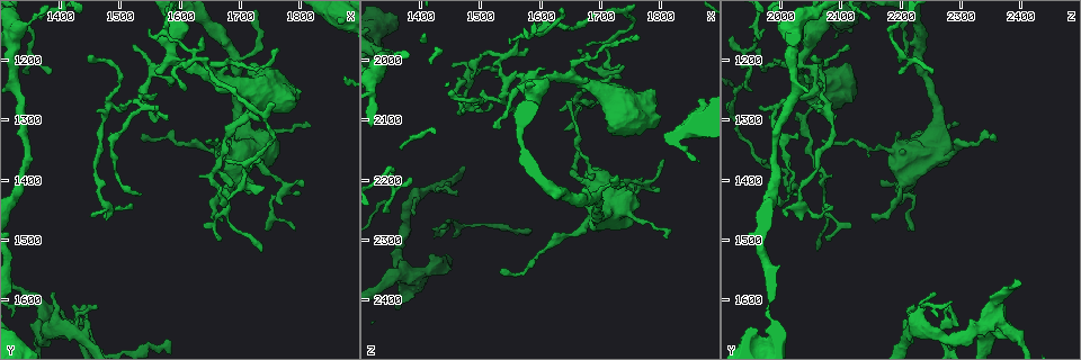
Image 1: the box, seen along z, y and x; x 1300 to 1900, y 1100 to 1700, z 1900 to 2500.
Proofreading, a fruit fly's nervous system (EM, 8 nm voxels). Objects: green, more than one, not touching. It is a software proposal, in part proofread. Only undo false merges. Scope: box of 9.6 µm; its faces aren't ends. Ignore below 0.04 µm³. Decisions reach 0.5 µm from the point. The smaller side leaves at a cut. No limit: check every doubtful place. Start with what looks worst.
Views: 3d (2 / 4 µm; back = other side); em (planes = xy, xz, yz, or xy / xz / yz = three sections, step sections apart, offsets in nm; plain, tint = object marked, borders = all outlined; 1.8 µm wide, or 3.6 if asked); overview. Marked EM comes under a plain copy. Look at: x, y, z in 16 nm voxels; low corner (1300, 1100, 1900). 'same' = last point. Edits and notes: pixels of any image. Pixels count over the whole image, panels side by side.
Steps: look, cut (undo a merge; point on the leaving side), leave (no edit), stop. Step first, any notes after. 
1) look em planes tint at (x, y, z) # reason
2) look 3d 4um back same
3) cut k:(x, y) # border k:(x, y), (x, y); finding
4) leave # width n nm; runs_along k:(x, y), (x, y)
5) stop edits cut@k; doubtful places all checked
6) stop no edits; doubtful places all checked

look 3d 4um at (1380, 1625, 2360) # calibre changes

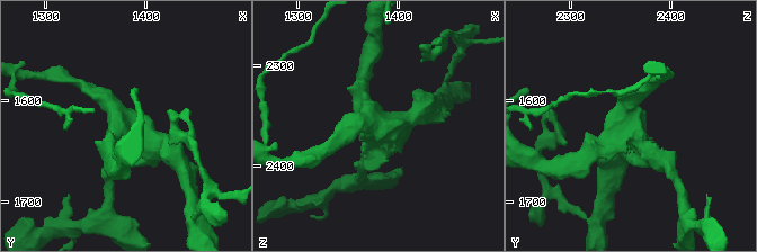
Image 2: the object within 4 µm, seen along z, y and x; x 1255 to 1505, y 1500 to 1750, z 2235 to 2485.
look em planes tint at (1378, 1626, 2362) # arms 4

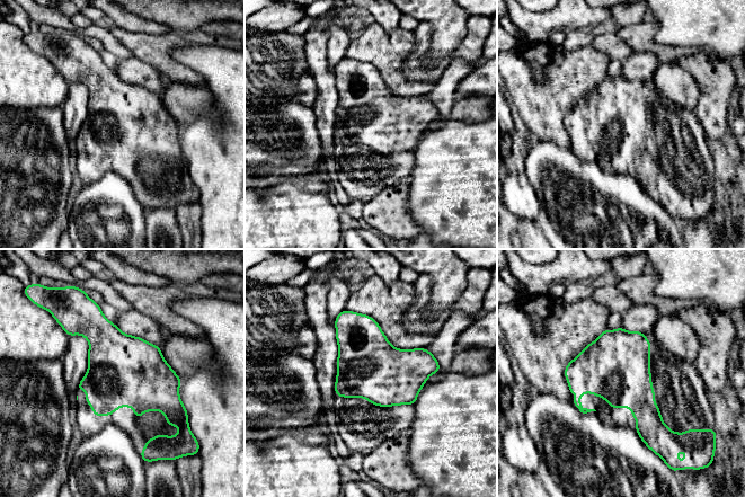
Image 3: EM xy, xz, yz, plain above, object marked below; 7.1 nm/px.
leave # one neuron here

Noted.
look 3d 4um back at (1715, 1385, 2000) # abrupt turn

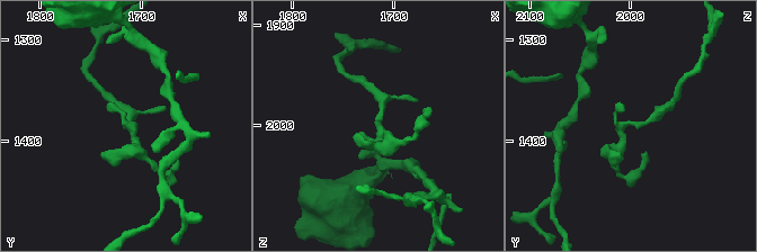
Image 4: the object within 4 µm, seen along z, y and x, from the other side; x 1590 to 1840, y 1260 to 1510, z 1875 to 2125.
look em planes borders at (1714, 1382, 1998) # need the tissue

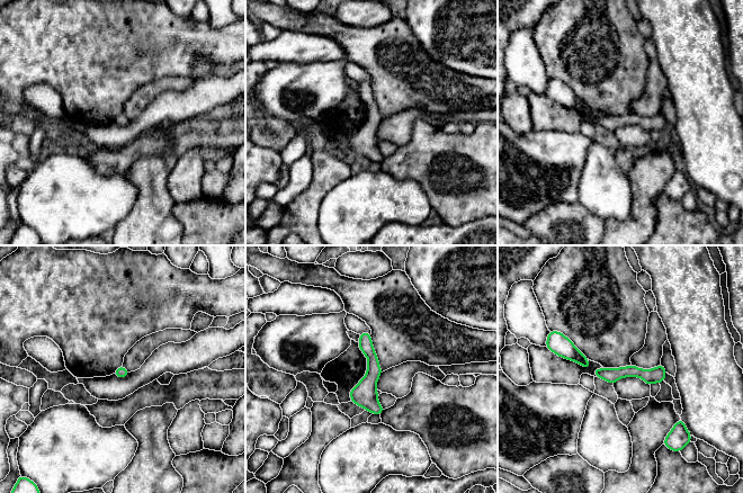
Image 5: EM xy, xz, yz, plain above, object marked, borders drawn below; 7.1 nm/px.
leave # width 80 nm; runs_along 5:(364, 335), (378, 411); continuous, no second neuron

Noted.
look em planes borders at (1360, 1675, 2400) # calibre changes

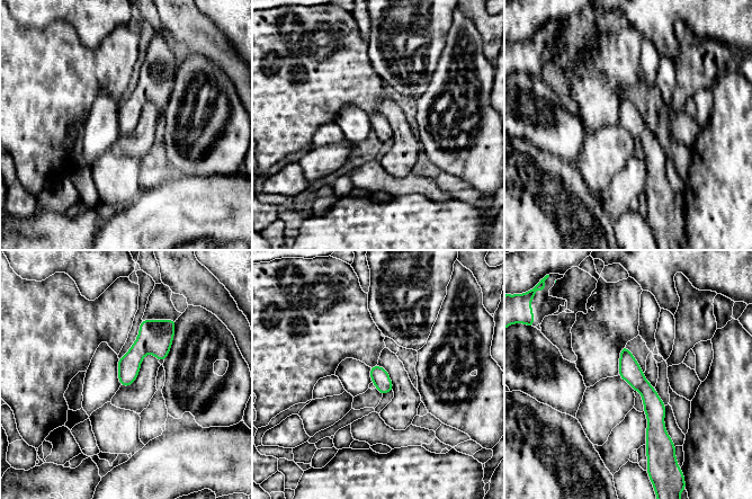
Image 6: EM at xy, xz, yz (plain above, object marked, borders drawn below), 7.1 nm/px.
leave # runs_along 6:(624, 350), (652, 401), (654, 439); continuous, no second neuron

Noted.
look 3d 4um at (1720, 1350, 2240)

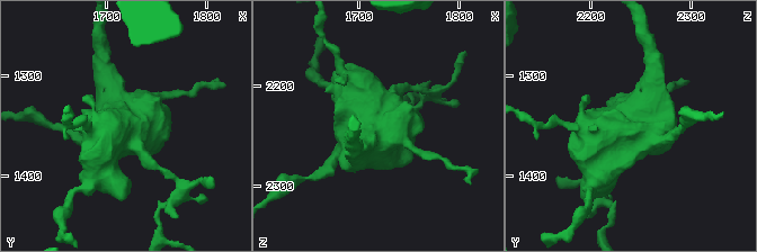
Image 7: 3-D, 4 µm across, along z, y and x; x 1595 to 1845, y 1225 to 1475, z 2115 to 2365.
look em 3.6um xz step 4 tint same

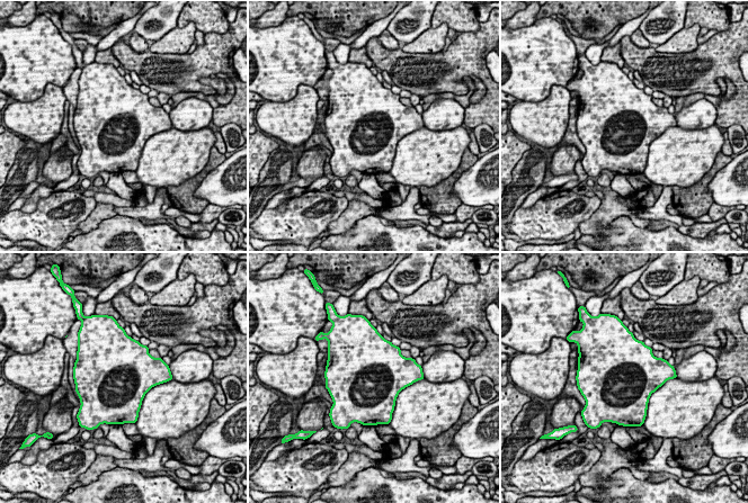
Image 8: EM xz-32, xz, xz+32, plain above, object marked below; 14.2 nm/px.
look em 3.6um planes borders same # cut it another way

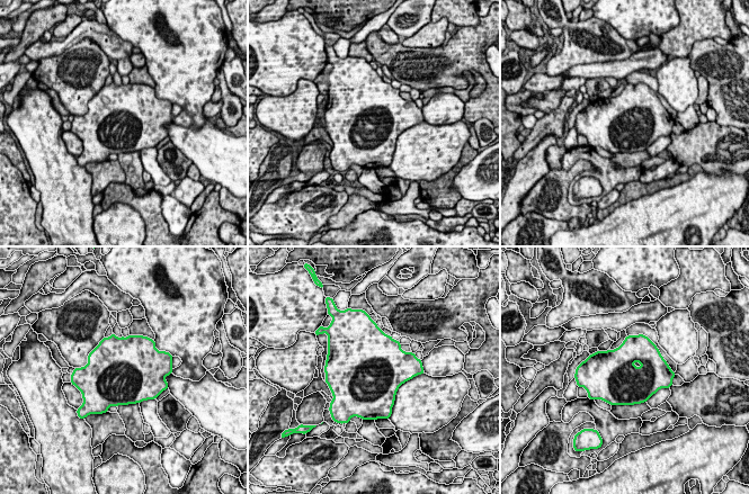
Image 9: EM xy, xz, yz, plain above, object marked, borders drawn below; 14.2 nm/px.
leave # width 850 nm; continuous, no second neuron

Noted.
stop no edits; doubtful places all checked

